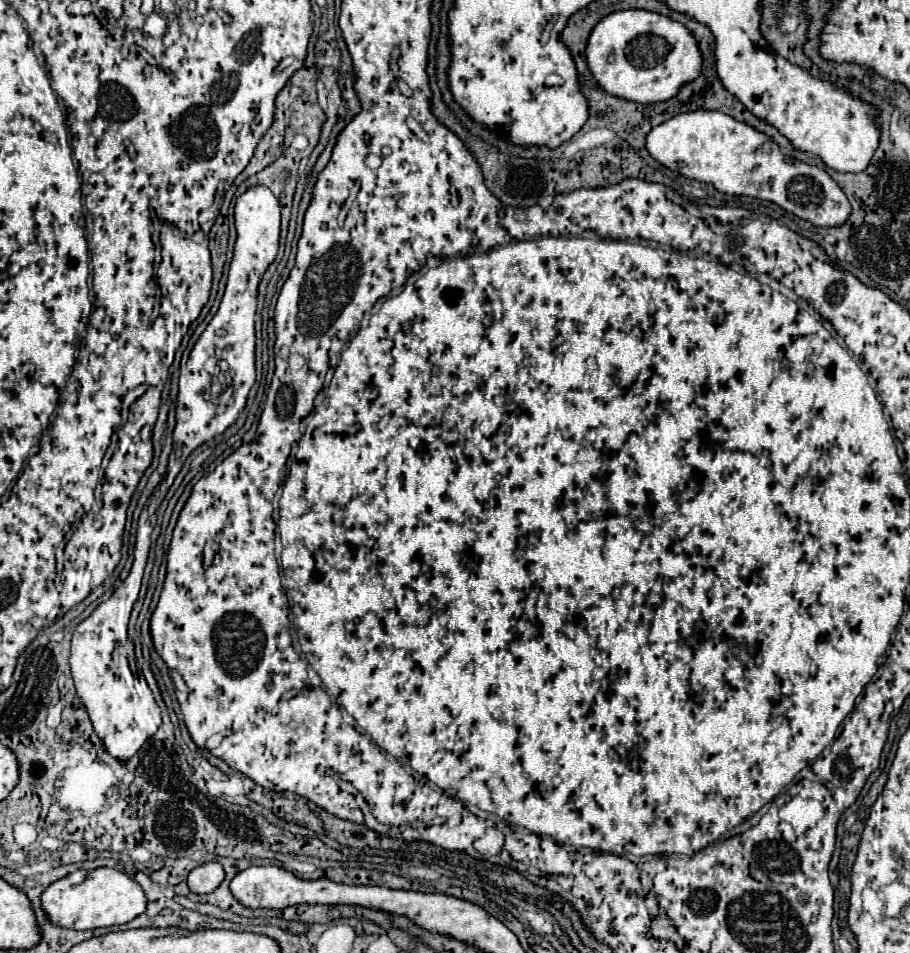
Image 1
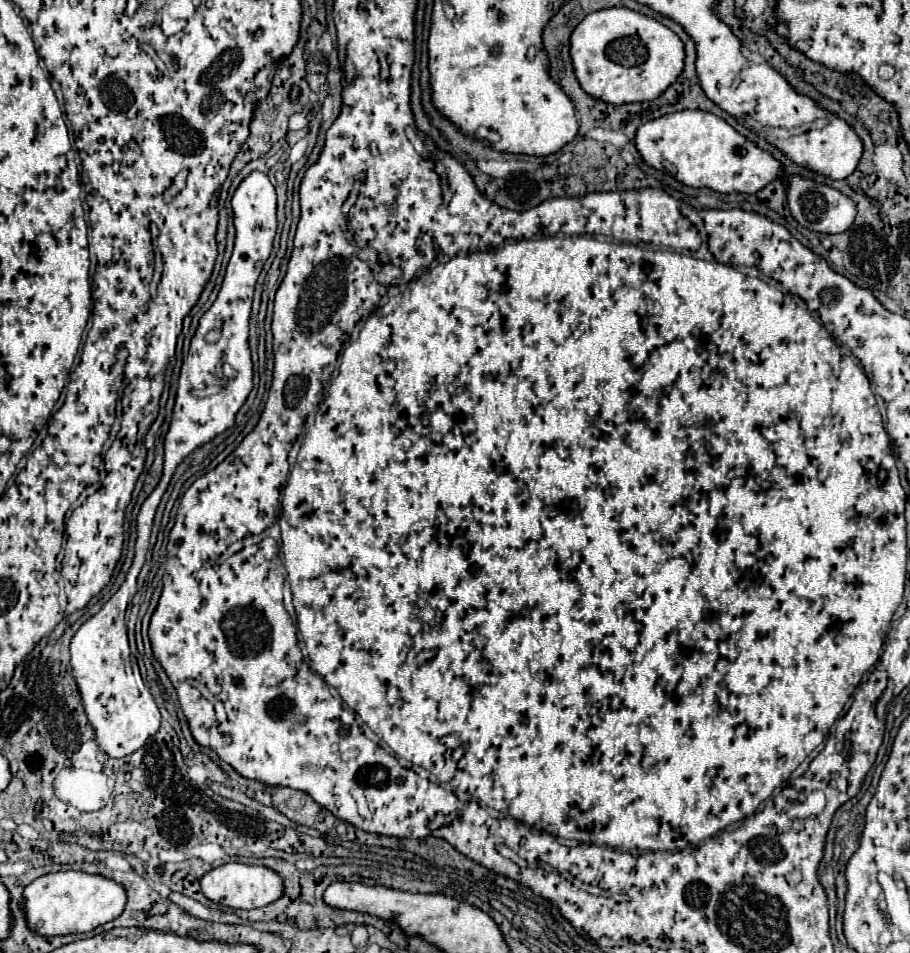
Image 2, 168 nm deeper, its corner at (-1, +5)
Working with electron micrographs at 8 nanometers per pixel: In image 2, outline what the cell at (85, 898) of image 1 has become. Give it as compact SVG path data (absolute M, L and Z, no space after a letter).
M56 872L30 882L22 892L26 924L38 936L66 936L92 932L96 926L118 918L126 906L124 888L104 876L84 872Z

